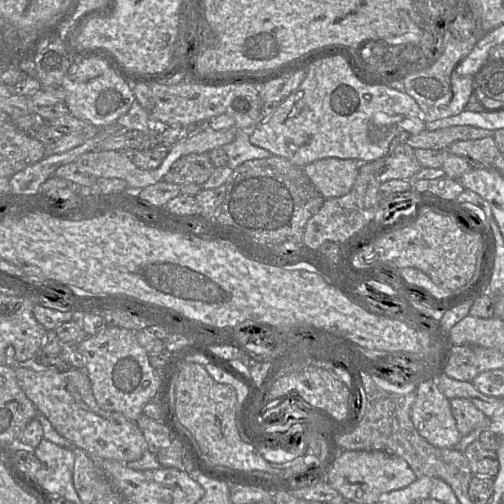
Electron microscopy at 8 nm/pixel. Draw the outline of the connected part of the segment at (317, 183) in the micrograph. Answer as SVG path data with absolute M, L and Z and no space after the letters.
M322 158L303 167L304 173L324 199L349 193L359 174L360 163L353 159Z

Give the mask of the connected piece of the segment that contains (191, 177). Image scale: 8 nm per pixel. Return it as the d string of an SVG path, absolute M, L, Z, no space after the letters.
M207 153L187 154L172 164L162 180L177 185L202 185L208 180L214 168Z

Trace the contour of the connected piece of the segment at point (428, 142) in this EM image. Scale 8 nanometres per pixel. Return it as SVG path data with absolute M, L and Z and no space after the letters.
M450 126L410 135L404 143L413 149L448 149L455 141L493 137L494 131L473 126Z

